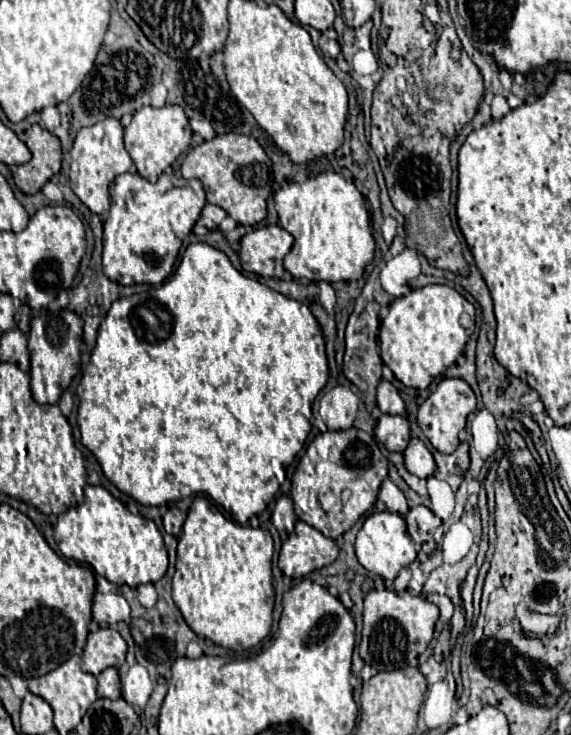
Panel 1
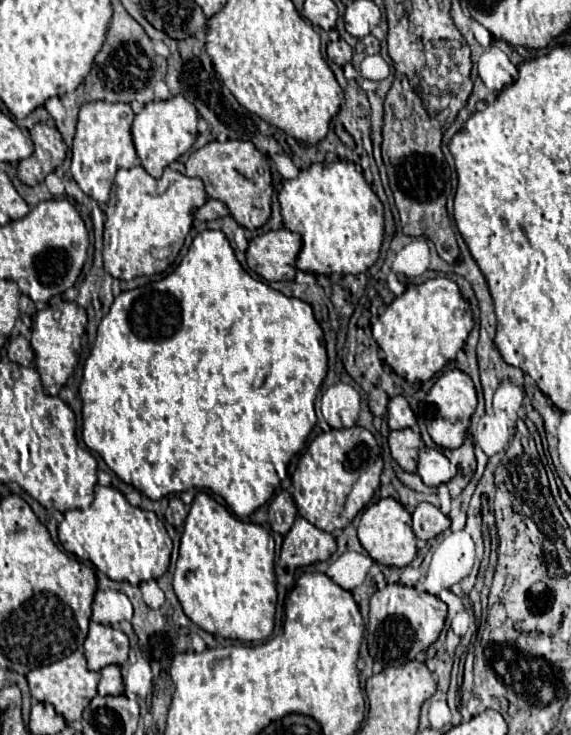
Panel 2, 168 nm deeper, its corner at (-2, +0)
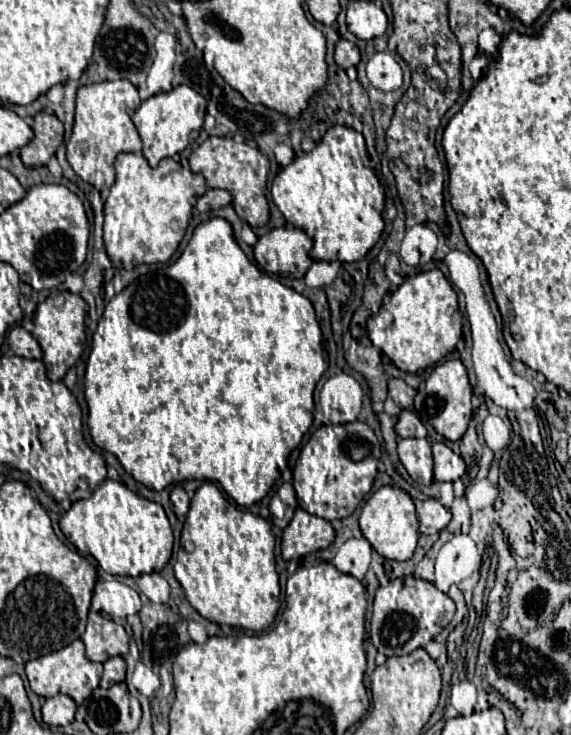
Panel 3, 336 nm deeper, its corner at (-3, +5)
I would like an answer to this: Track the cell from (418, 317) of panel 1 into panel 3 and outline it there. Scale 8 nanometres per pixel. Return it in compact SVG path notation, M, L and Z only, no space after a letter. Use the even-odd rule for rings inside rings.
M438 268L408 276L384 302L384 310L388 310L394 320L386 330L382 352L404 372L414 374L416 370L434 366L456 348L456 342L462 336L458 294Z

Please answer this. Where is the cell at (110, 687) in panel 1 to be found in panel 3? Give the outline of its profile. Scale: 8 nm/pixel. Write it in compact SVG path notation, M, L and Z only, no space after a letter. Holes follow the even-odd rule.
M122 656L108 658L104 662L104 674L102 674L102 680L100 680L100 688L118 684L118 682L124 680L124 676L126 676L126 662L124 662L124 658Z

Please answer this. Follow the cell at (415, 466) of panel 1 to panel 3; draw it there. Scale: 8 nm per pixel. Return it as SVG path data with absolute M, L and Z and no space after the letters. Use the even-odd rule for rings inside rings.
M436 442L432 444L434 452L434 480L438 482L454 482L466 472L464 460L454 454L446 444Z

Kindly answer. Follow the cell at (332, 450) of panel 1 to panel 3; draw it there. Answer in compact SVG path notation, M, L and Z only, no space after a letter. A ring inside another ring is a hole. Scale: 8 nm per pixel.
M364 422L320 426L302 446L293 468L293 487L302 510L324 520L346 518L370 492L378 472L380 442Z

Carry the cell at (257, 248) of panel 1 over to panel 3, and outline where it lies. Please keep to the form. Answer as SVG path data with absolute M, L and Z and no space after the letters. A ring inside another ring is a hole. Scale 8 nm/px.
M282 226L282 228L274 228L272 232L264 234L258 240L258 244L254 246L254 258L260 264L260 268L266 270L268 274L288 276L288 278L304 278L304 274L312 266L312 258L308 254L310 248L312 248L312 240L302 230L298 230L294 226Z

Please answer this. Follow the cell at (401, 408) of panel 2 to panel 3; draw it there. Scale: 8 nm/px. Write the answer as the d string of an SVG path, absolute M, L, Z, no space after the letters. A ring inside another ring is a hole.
M402 410L402 414L398 416L396 432L400 438L426 438L424 424L418 420L416 414L412 414L408 410Z

